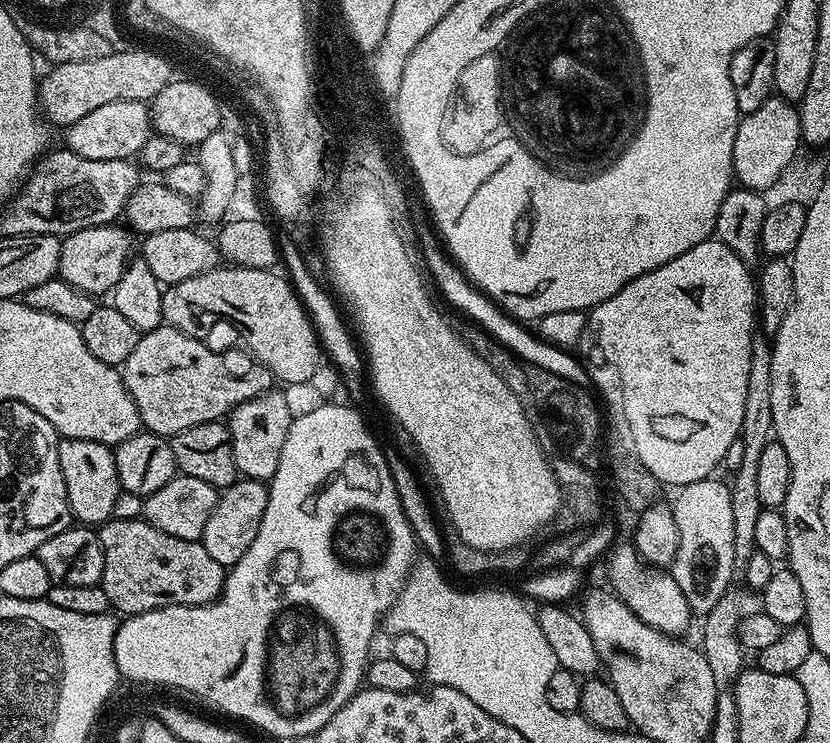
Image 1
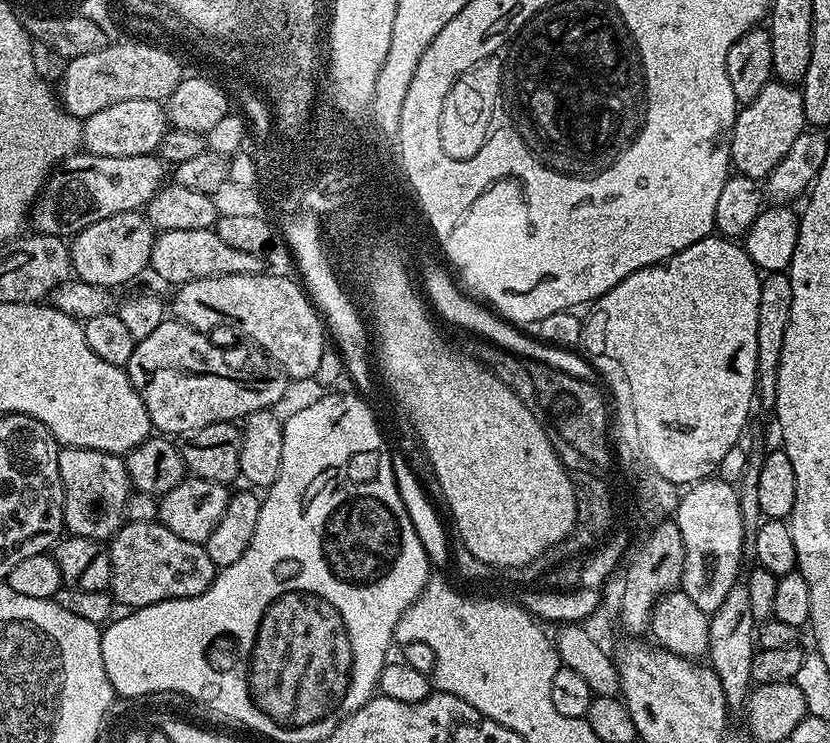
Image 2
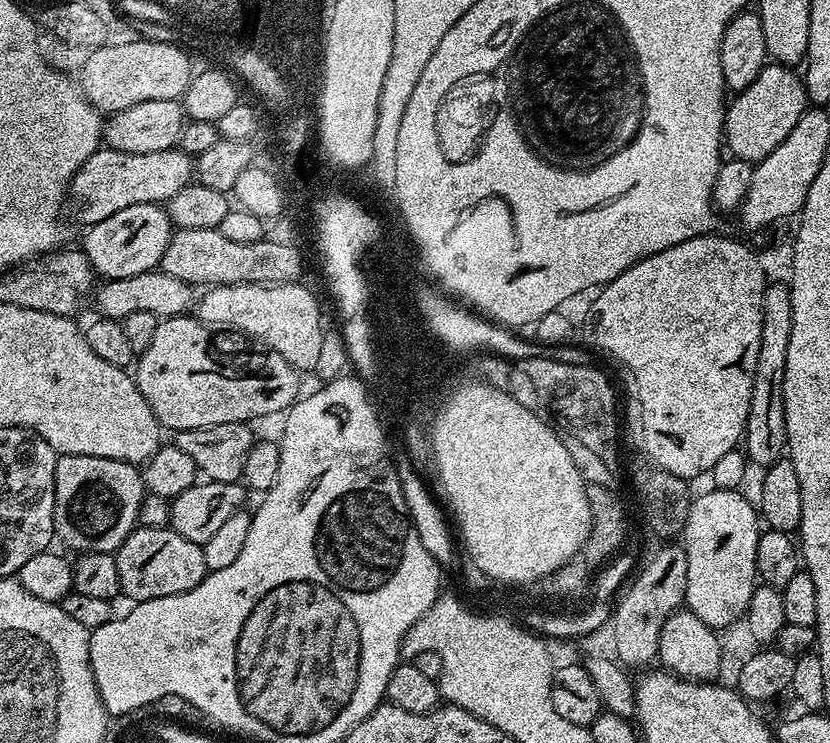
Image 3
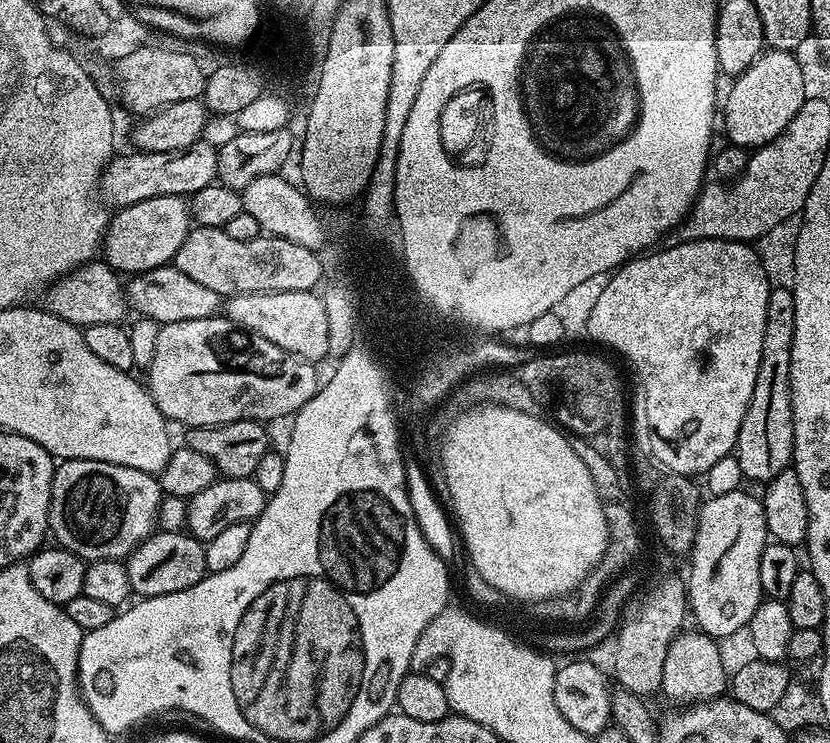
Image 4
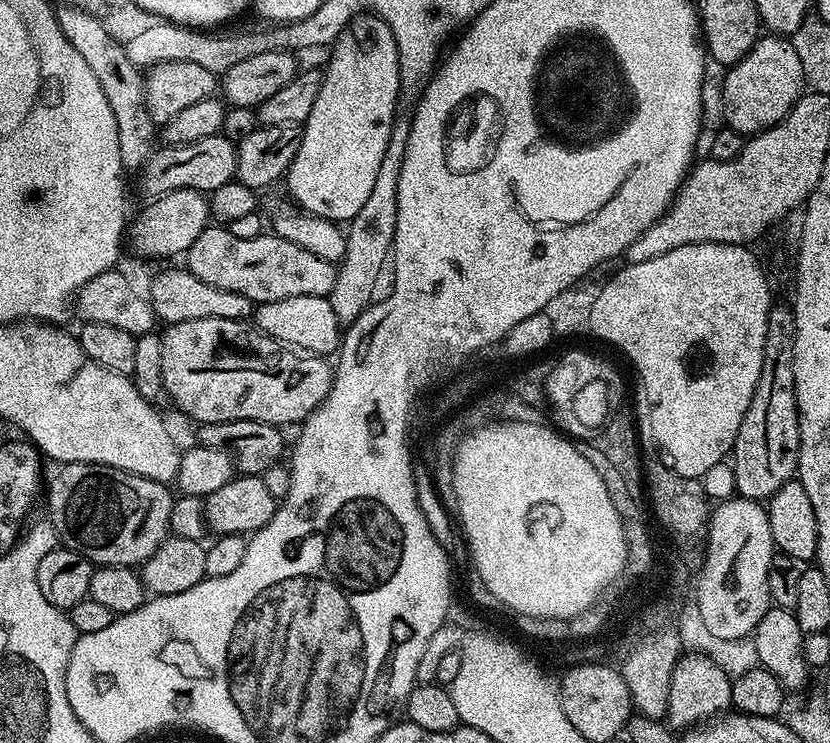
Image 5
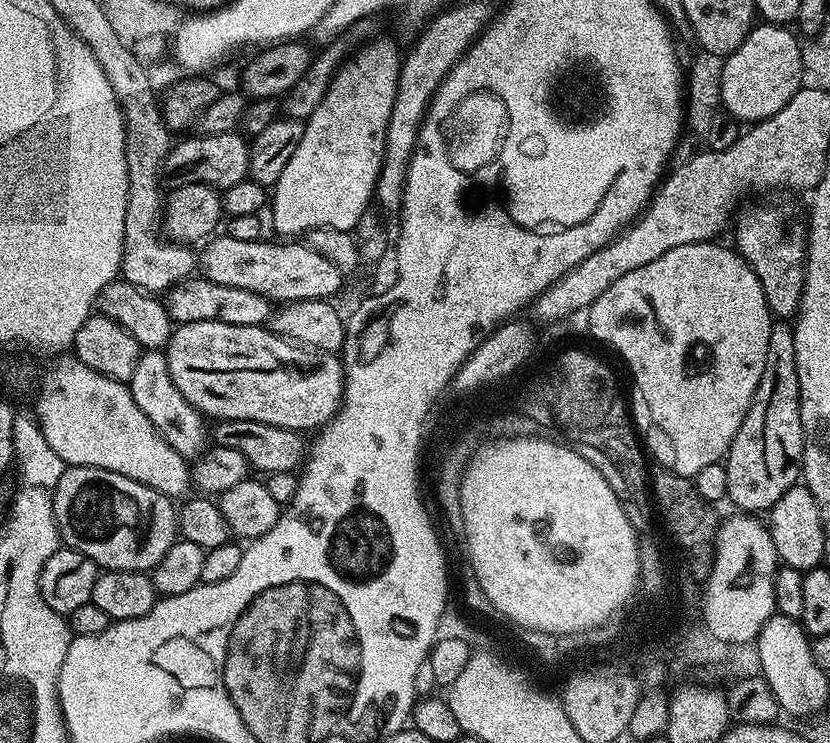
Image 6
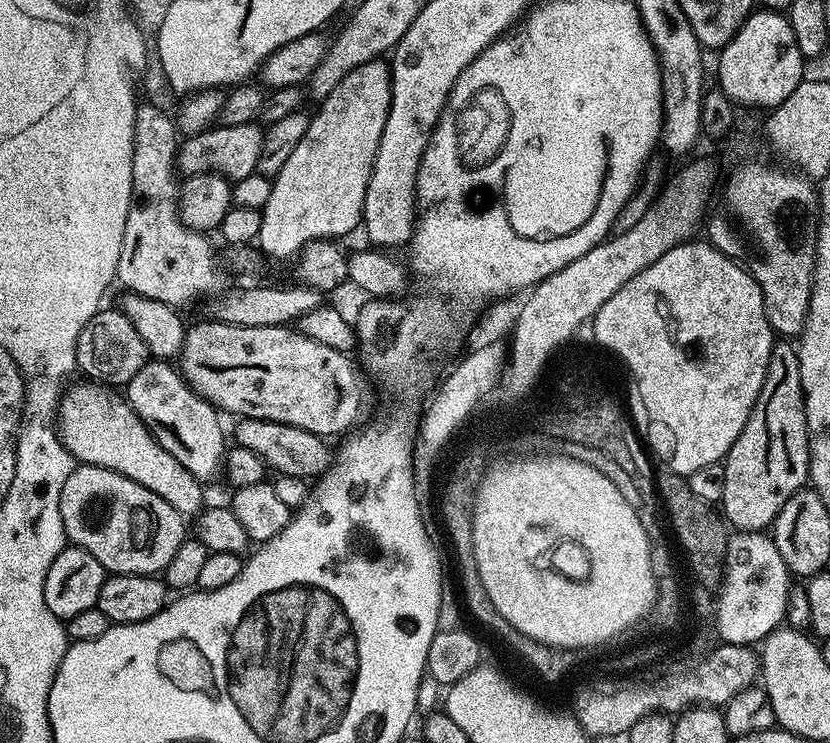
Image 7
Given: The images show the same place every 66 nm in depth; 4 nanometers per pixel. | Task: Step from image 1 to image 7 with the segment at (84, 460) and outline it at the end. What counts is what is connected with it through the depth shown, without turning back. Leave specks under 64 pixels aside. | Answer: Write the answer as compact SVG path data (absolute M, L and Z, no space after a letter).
M80 464L66 480L62 488L62 518L64 532L69 541L77 548L85 548L98 562L102 562L105 573L125 576L138 574L139 576L154 576L163 573L168 568L180 547L184 545L185 517L180 514L169 501L164 501L158 494L154 494L141 481L131 480L109 468Z

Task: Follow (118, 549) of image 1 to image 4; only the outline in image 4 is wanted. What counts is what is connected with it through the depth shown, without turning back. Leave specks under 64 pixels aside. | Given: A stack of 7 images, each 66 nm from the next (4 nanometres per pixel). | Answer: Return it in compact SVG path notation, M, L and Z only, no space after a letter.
M187 531L153 532L127 557L126 563L133 593L140 598L174 594L178 590L193 588L208 572L204 544Z

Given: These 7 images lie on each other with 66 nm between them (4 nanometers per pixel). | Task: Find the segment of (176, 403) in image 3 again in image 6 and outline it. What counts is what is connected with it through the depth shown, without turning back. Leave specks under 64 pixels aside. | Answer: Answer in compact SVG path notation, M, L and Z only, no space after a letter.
M213 320L181 324L173 331L172 337L168 341L166 355L168 357L170 378L174 378L174 384L178 386L178 390L182 390L186 400L199 409L200 412L203 412L205 417L212 419L213 416L213 421L216 422L223 422L225 420L253 420L254 422L262 422L270 426L289 428L304 434L307 433L307 428L319 430L325 424L329 424L336 417L337 412L339 412L340 405L344 403L344 366L341 357L330 352L317 352L293 341L286 340L268 326L230 326L226 322L214 322Z

